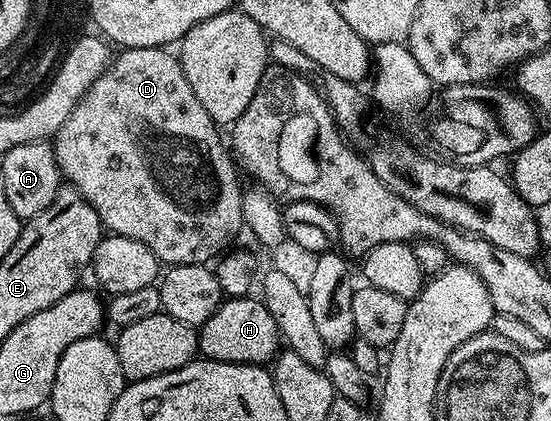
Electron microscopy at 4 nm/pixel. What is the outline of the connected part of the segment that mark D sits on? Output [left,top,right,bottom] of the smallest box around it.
[53,47,244,265]

